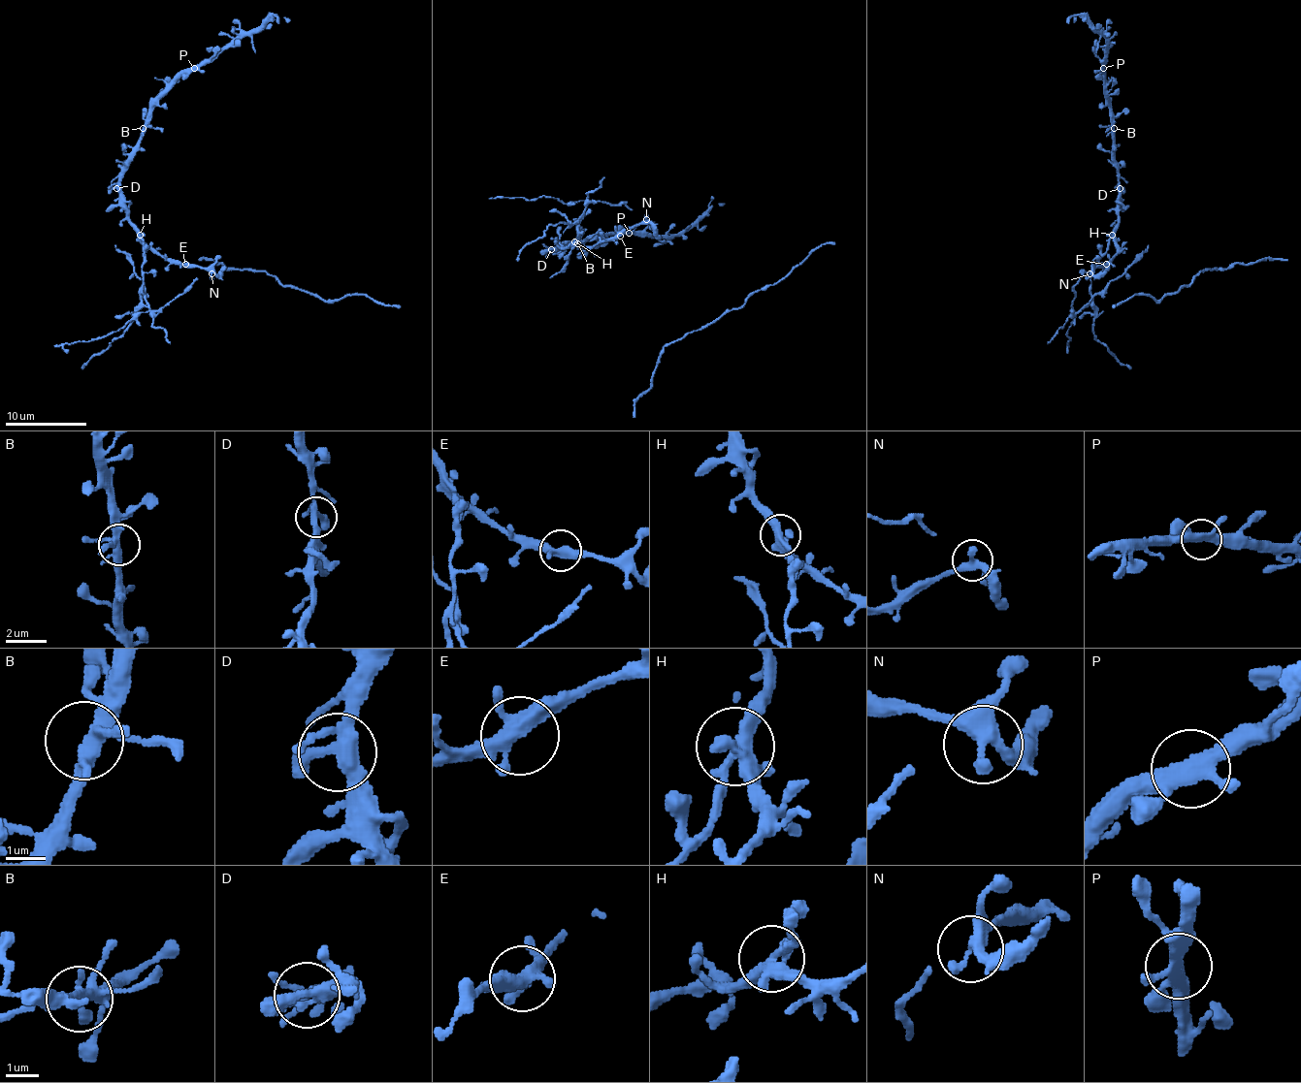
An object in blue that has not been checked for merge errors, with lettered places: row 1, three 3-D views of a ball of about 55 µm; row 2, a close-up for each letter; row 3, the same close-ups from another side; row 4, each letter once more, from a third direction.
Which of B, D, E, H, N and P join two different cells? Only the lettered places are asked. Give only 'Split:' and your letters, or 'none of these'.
Split: H

